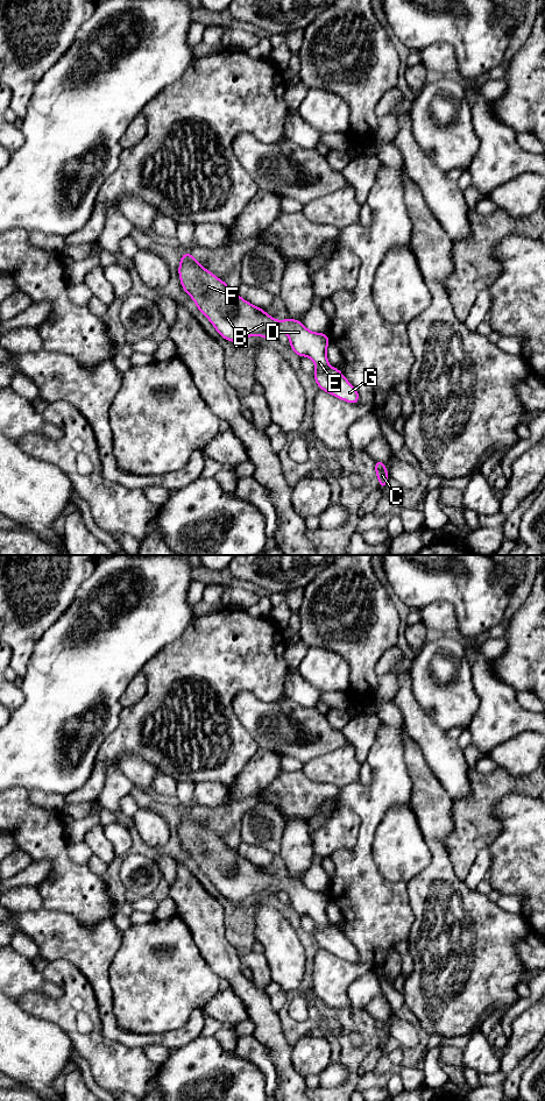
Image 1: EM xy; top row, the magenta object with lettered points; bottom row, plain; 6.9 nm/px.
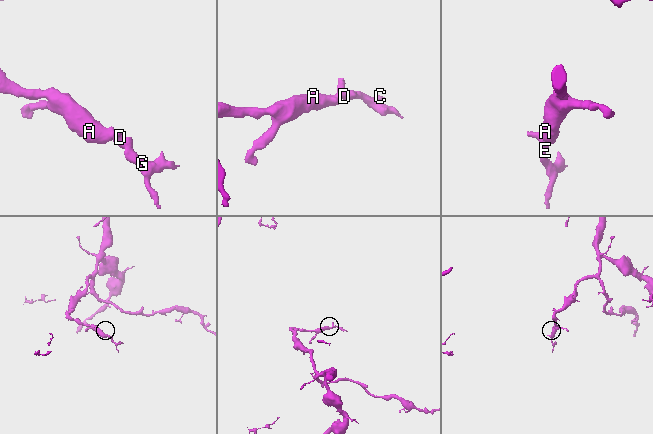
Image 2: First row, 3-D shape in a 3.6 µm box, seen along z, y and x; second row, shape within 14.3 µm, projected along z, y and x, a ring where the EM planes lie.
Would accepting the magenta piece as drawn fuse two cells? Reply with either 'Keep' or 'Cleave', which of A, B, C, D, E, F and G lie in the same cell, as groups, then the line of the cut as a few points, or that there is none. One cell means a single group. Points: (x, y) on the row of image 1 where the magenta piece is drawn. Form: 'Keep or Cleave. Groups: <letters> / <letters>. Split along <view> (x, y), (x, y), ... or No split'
Keep. Groups: A B C D E F G. No split

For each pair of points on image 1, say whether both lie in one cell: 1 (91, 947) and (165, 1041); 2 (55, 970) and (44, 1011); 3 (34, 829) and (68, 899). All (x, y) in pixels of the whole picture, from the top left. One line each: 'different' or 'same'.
1: same
2: same
3: same

